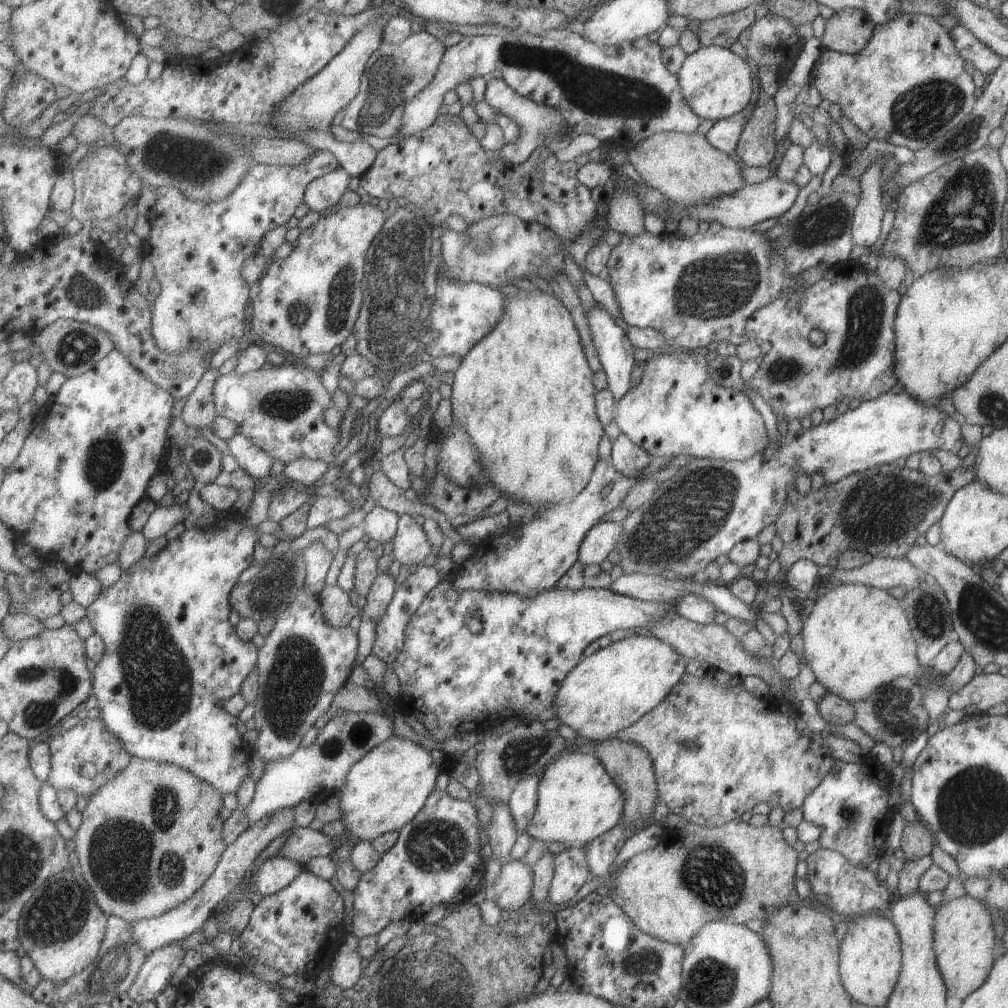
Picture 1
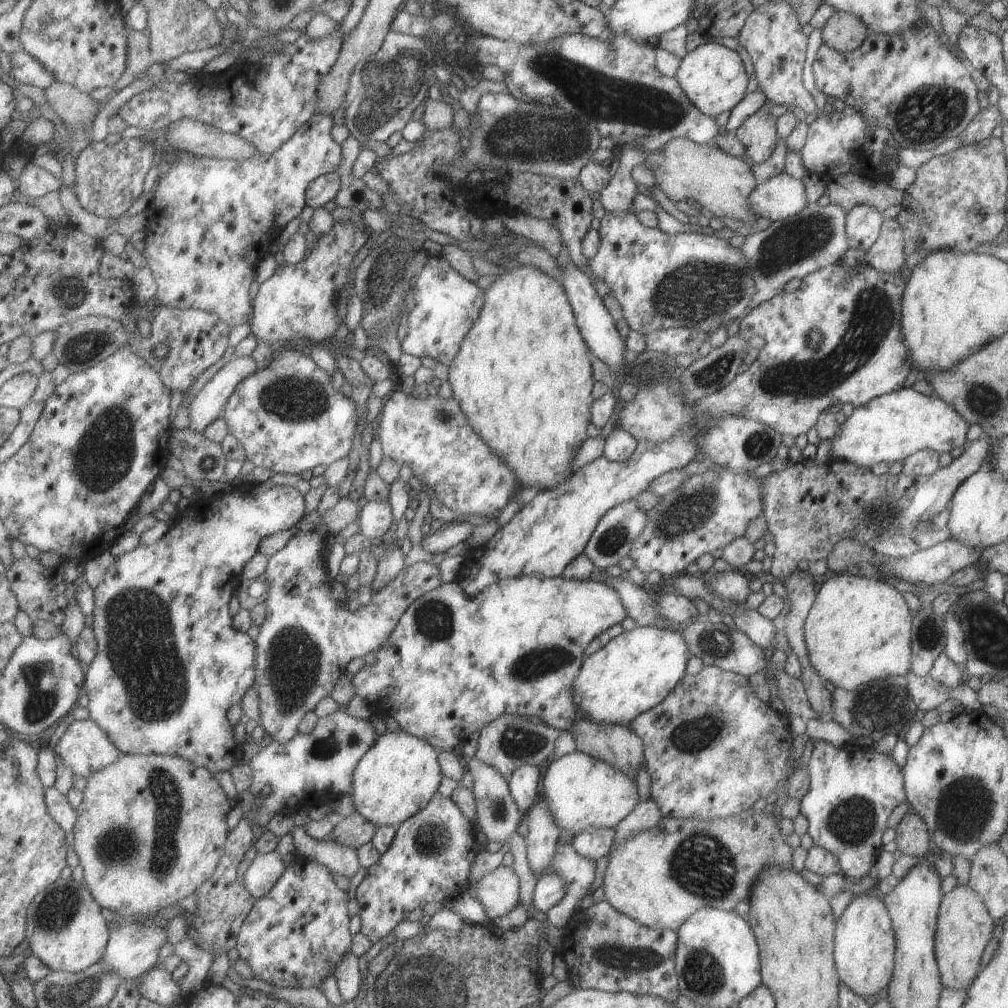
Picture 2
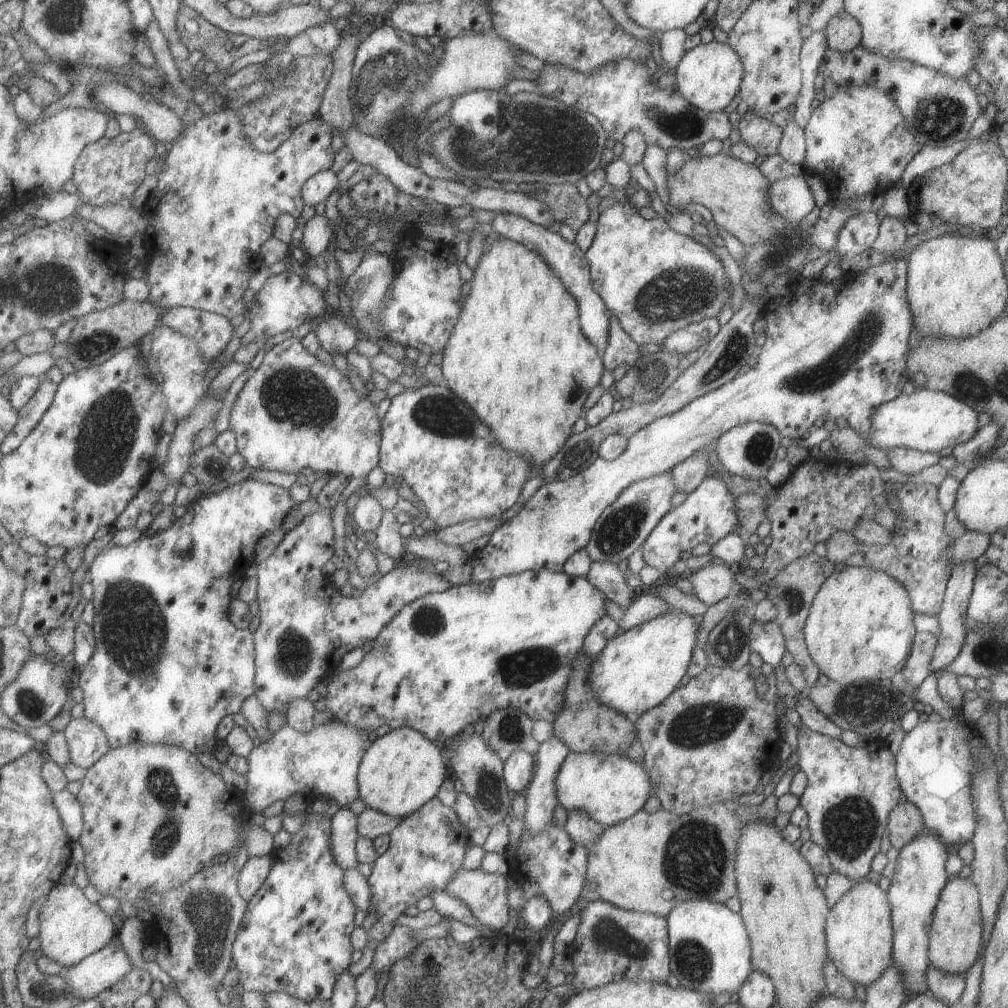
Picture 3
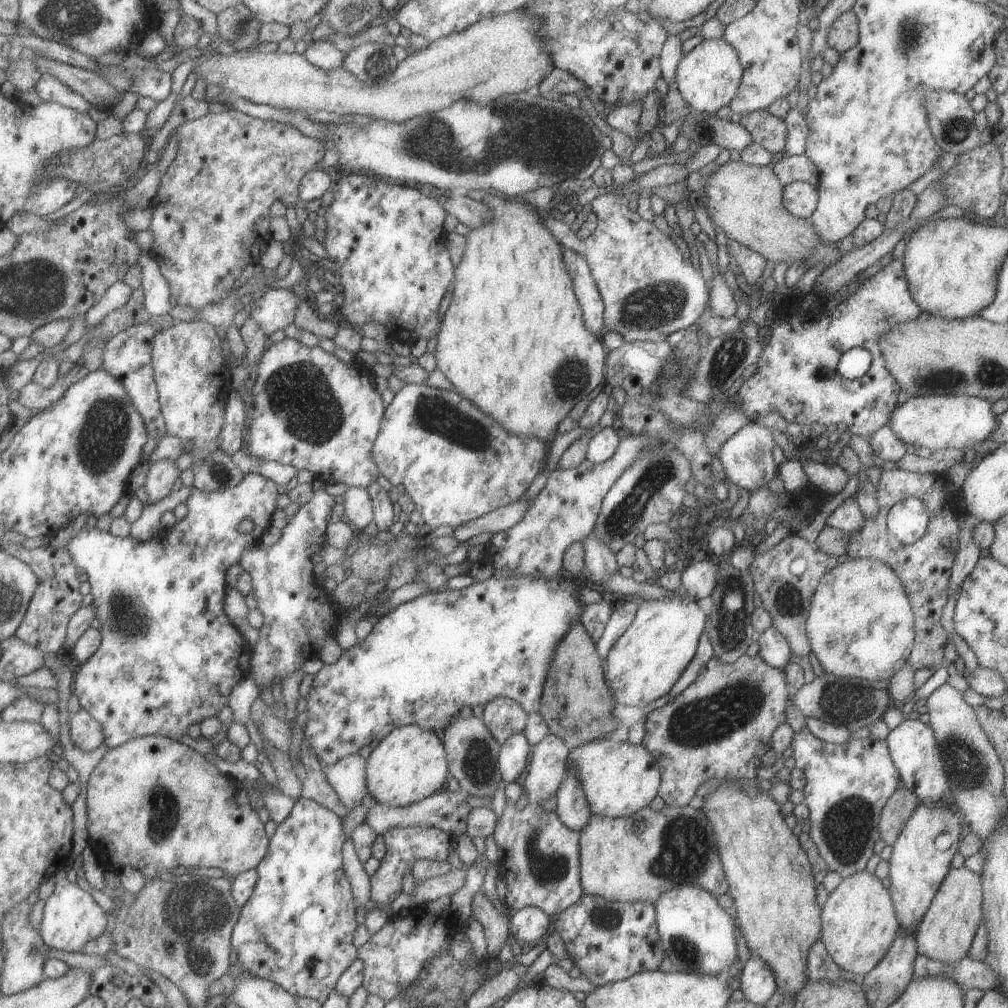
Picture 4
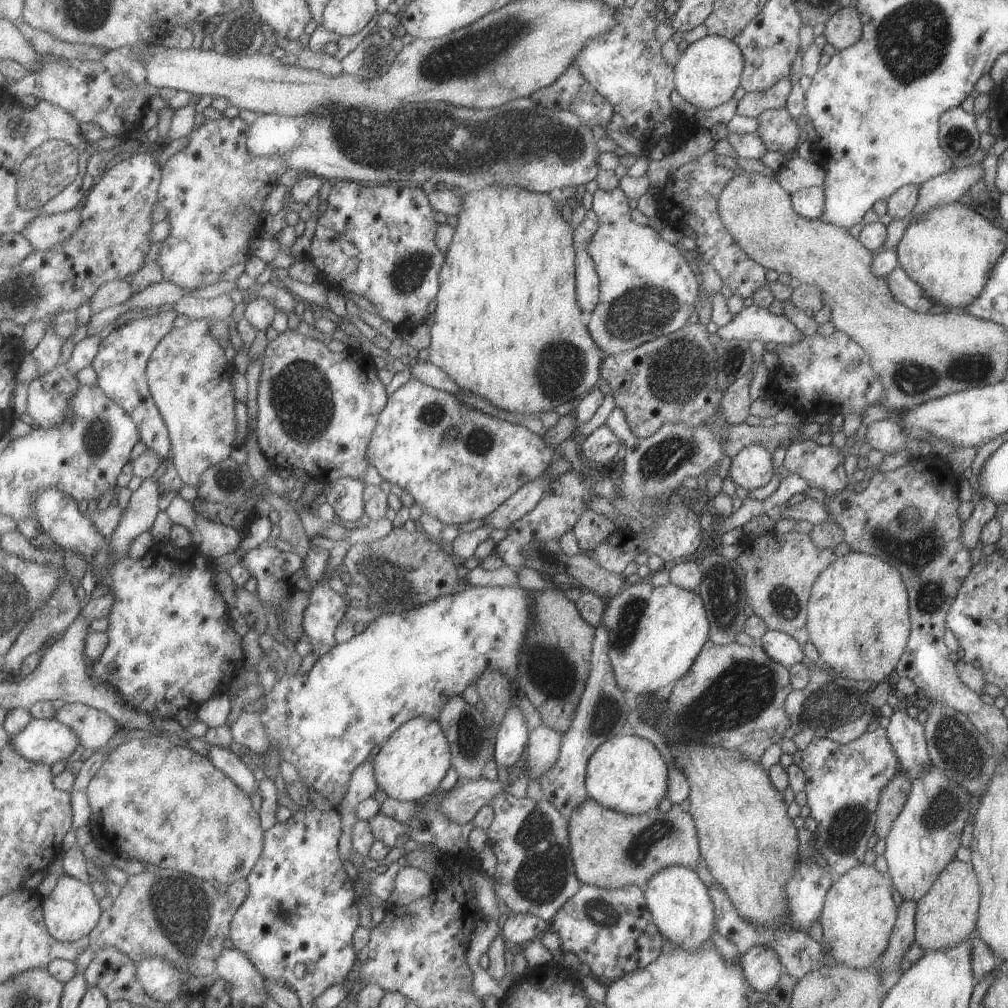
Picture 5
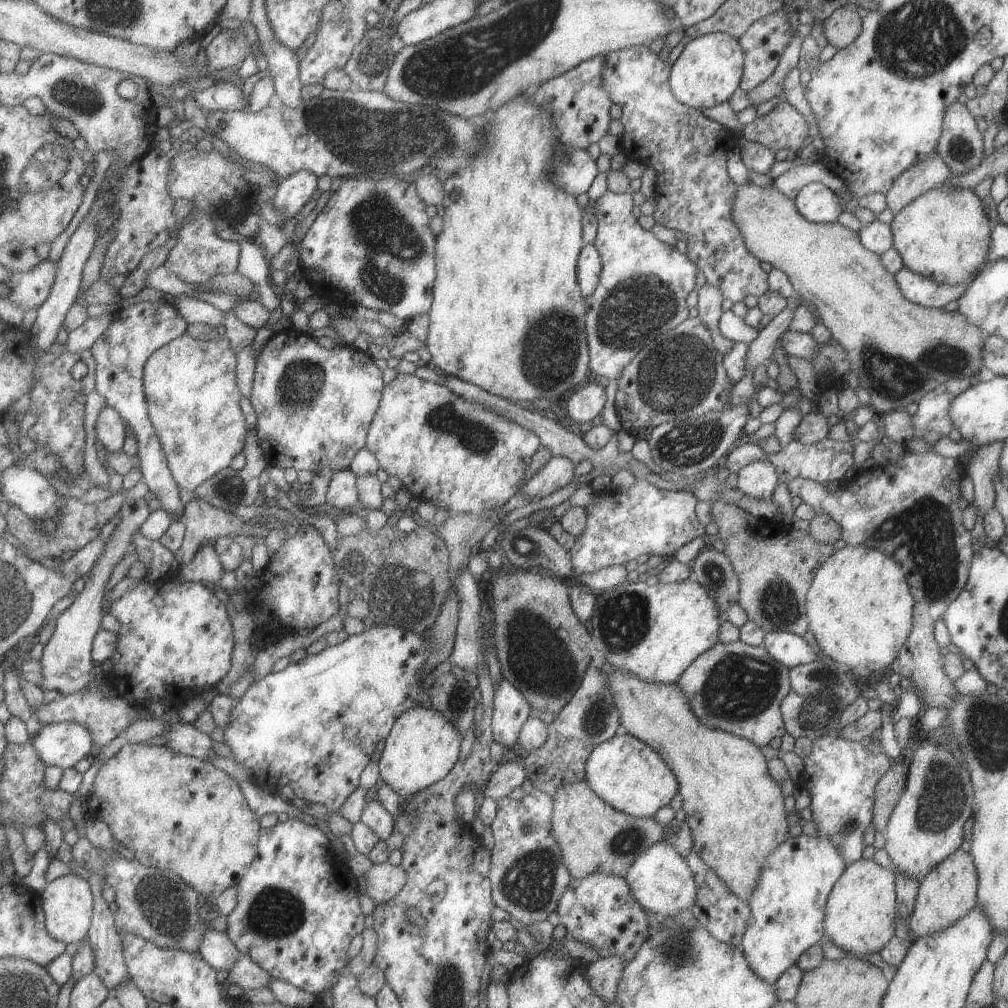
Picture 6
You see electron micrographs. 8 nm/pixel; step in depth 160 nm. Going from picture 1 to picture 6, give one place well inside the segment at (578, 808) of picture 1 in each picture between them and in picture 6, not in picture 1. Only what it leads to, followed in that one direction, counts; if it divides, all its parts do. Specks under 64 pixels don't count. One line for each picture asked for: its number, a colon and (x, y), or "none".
2: (580, 791)
3: (609, 788)
4: (617, 778)
5: (626, 774)
6: (628, 775)

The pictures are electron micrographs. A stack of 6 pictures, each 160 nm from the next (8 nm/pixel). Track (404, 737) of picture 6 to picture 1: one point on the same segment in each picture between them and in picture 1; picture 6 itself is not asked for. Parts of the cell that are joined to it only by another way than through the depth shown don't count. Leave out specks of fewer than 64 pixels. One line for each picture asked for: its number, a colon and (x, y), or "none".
1: (386, 789)
2: (398, 777)
3: (401, 771)
4: (409, 764)
5: (410, 765)

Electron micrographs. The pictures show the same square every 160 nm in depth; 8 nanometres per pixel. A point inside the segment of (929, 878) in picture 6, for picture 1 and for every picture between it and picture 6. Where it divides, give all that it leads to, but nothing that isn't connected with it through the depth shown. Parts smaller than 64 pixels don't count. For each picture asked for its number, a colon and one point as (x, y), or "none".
1: (965, 932)
2: (963, 927)
3: (955, 936)
4: (945, 933)
5: (946, 914)

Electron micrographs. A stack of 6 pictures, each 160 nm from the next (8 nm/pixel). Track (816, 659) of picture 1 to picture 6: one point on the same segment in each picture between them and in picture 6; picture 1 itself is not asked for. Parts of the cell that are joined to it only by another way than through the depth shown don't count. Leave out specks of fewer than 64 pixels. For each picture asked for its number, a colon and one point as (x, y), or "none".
2: (857, 630)
3: (859, 627)
4: (860, 624)
5: (857, 619)
6: (859, 609)

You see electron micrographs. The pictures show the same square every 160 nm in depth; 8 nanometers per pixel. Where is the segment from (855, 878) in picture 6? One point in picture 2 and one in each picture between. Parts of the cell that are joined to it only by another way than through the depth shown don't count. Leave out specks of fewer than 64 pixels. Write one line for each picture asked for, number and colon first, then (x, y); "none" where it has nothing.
2: (863, 952)
3: (858, 930)
4: (858, 924)
5: (859, 911)

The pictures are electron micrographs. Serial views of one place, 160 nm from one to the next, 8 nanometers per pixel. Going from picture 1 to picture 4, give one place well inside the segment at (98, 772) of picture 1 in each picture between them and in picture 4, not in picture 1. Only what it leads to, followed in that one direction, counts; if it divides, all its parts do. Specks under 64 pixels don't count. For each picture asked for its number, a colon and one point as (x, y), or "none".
2: (86, 747)
3: (88, 742)
4: (87, 733)

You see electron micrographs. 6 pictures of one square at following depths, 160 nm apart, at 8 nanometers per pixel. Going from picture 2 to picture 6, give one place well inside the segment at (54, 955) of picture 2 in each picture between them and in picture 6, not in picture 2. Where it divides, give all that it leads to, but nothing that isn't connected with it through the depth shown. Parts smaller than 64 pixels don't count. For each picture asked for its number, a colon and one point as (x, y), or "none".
3: (72, 928)
4: (71, 918)
5: (72, 911)
6: (68, 902)

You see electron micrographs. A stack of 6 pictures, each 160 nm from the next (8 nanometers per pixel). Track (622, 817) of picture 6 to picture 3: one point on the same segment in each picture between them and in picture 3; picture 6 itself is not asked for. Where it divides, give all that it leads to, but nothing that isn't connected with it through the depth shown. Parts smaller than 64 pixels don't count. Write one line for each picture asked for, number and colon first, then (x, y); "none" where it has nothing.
3: (649, 862)
4: (636, 858)
5: (609, 850)

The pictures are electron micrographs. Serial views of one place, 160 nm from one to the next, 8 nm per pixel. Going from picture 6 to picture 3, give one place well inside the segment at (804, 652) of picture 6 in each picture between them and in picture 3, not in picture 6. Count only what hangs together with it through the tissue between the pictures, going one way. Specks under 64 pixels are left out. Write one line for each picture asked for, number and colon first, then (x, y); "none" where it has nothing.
3: (766, 639)
4: (772, 647)
5: (780, 647)

